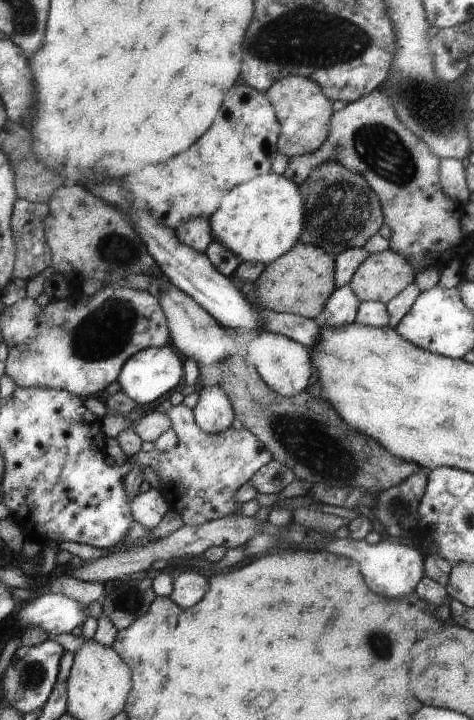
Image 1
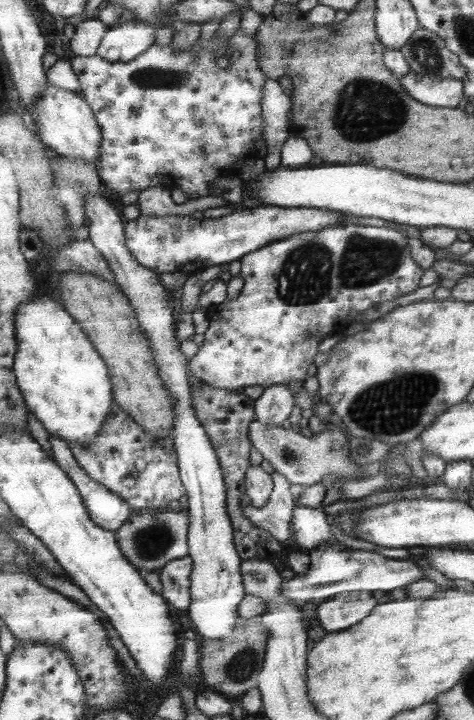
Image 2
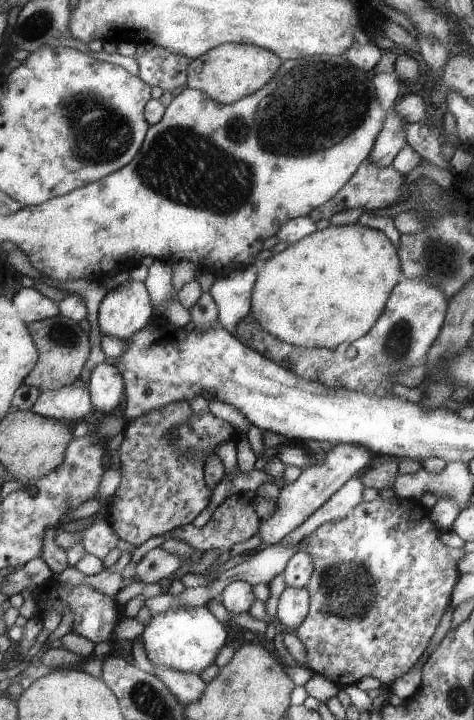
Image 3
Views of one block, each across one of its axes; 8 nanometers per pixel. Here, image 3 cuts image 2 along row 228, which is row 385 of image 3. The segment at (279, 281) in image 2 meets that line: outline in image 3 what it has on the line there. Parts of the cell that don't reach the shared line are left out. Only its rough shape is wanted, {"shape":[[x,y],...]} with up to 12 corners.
{"shape":[[405,277],[374,327],[337,348],[279,342],[251,319],[246,348],[327,388],[388,396],[385,374],[427,353],[448,297]]}

